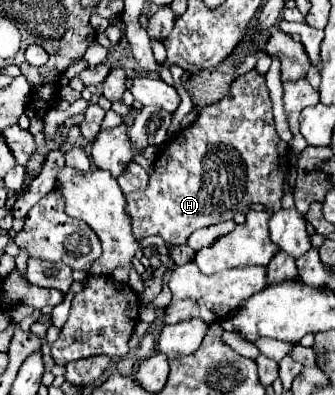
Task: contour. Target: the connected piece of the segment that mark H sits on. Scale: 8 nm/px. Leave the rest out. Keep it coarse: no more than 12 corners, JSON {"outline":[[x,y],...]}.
{"outline":[[252,70],[162,144],[134,238],[282,208],[288,146]]}

